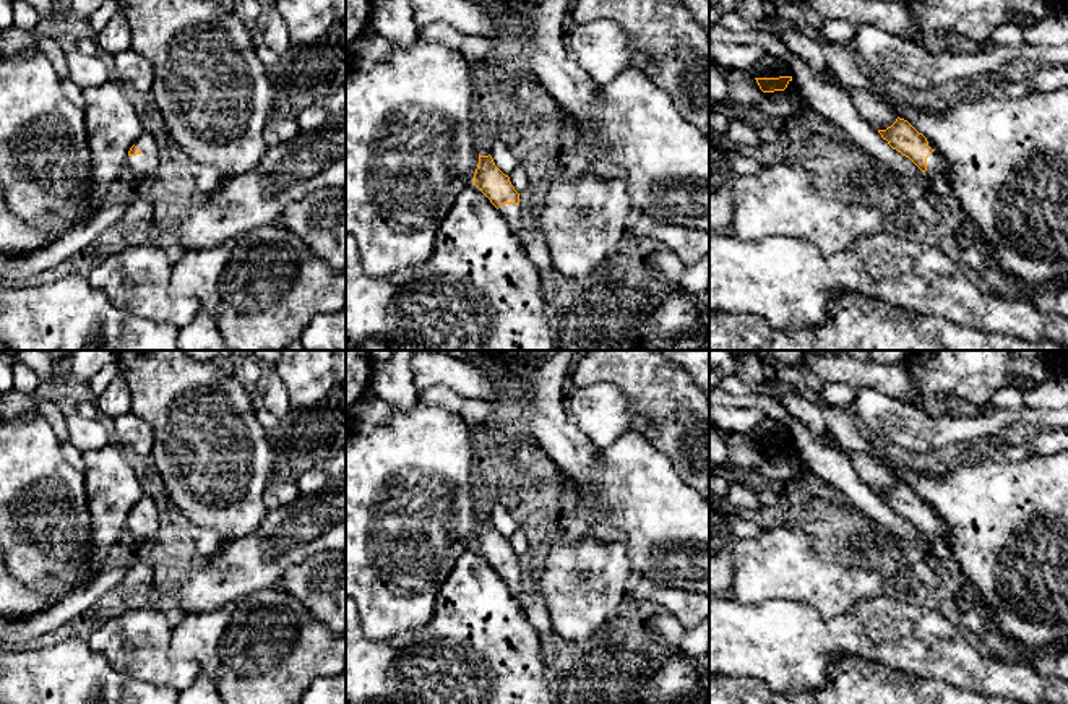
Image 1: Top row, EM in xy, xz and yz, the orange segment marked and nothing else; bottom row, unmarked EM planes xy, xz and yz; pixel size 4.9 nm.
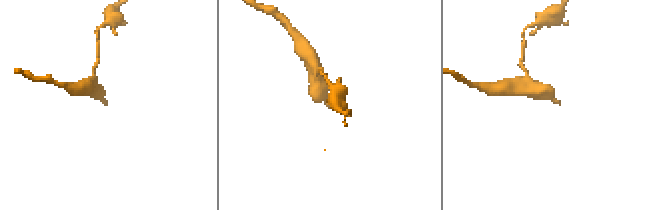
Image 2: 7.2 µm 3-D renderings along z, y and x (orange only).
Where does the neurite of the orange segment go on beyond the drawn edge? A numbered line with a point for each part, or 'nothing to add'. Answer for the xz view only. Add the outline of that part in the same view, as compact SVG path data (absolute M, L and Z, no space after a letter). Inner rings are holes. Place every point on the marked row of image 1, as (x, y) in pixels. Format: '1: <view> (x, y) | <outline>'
1: xz (512, 213) | M502 204L498 212L505 217L510 230L521 235L521 204Z

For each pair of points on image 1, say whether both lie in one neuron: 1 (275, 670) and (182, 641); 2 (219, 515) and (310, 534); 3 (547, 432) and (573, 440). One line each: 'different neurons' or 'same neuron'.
1: same neuron
2: different neurons
3: same neuron

